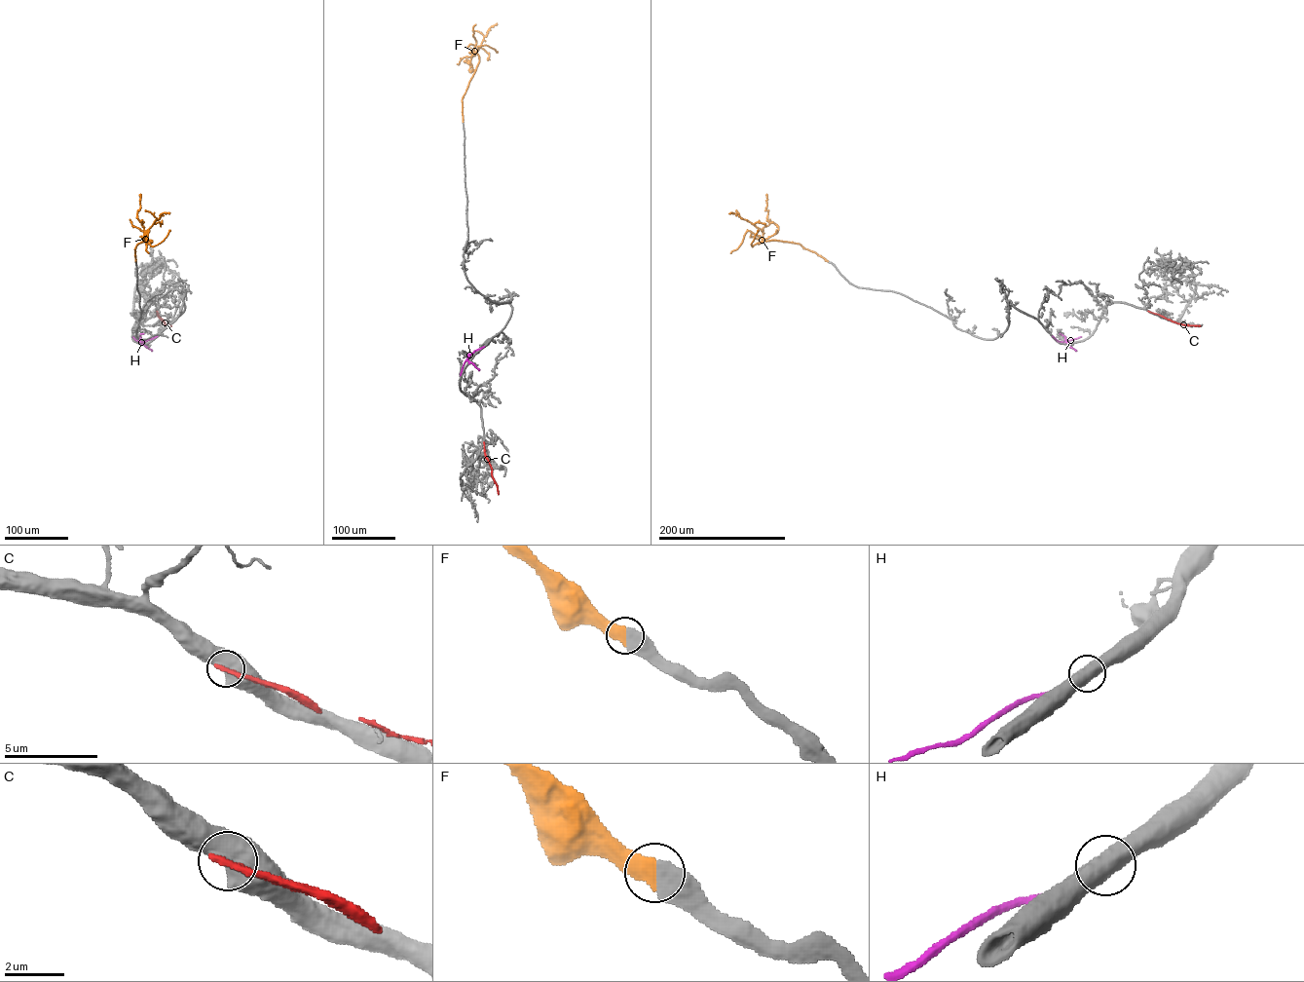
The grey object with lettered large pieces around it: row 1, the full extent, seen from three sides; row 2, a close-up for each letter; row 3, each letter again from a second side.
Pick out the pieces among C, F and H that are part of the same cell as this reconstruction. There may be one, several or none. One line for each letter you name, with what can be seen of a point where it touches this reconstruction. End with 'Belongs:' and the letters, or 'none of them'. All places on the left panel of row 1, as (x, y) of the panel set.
F: meets grey at (135, 261)
Belongs: F

